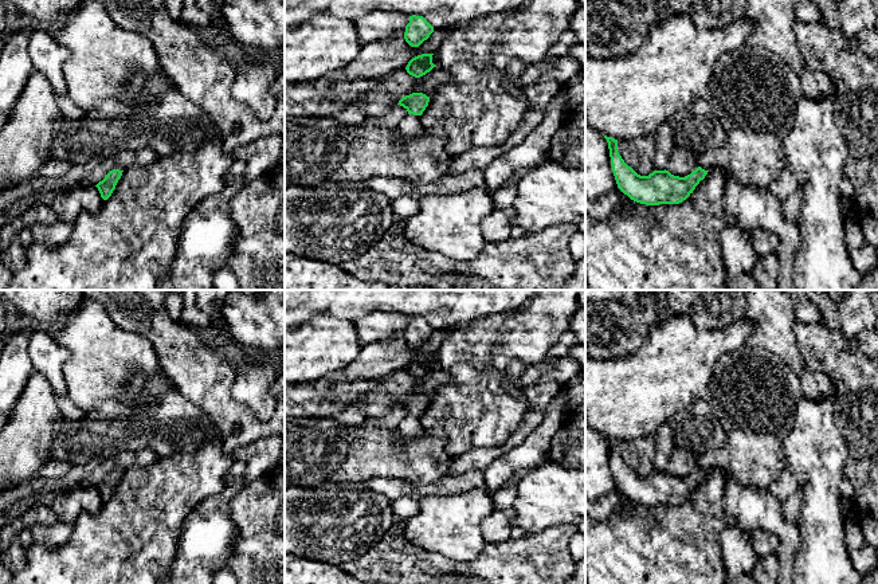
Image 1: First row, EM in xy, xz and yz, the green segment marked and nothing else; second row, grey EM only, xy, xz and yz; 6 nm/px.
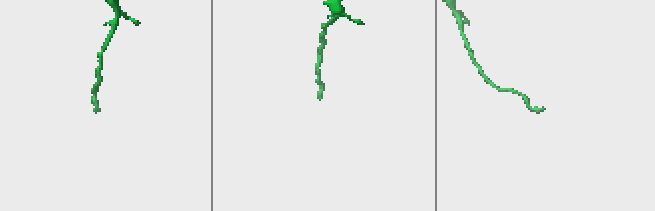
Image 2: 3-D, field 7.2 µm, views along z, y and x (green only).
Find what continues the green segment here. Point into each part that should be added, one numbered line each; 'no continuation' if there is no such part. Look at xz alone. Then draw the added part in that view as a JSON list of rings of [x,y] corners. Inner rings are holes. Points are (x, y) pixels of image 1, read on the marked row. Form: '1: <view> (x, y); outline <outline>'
1: xz (410, 126); outline [[[407,114],[399,124],[397,129],[403,138],[412,138],[424,132],[420,122],[420,115]]]

